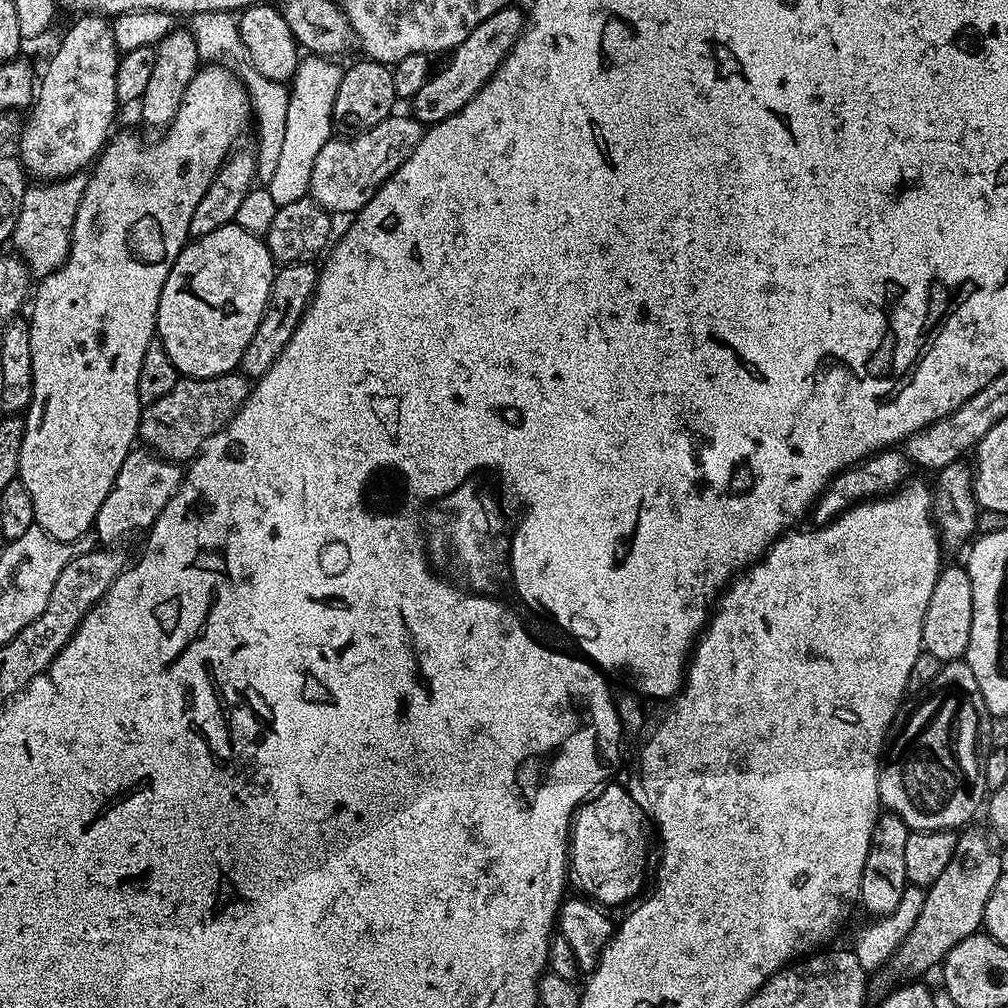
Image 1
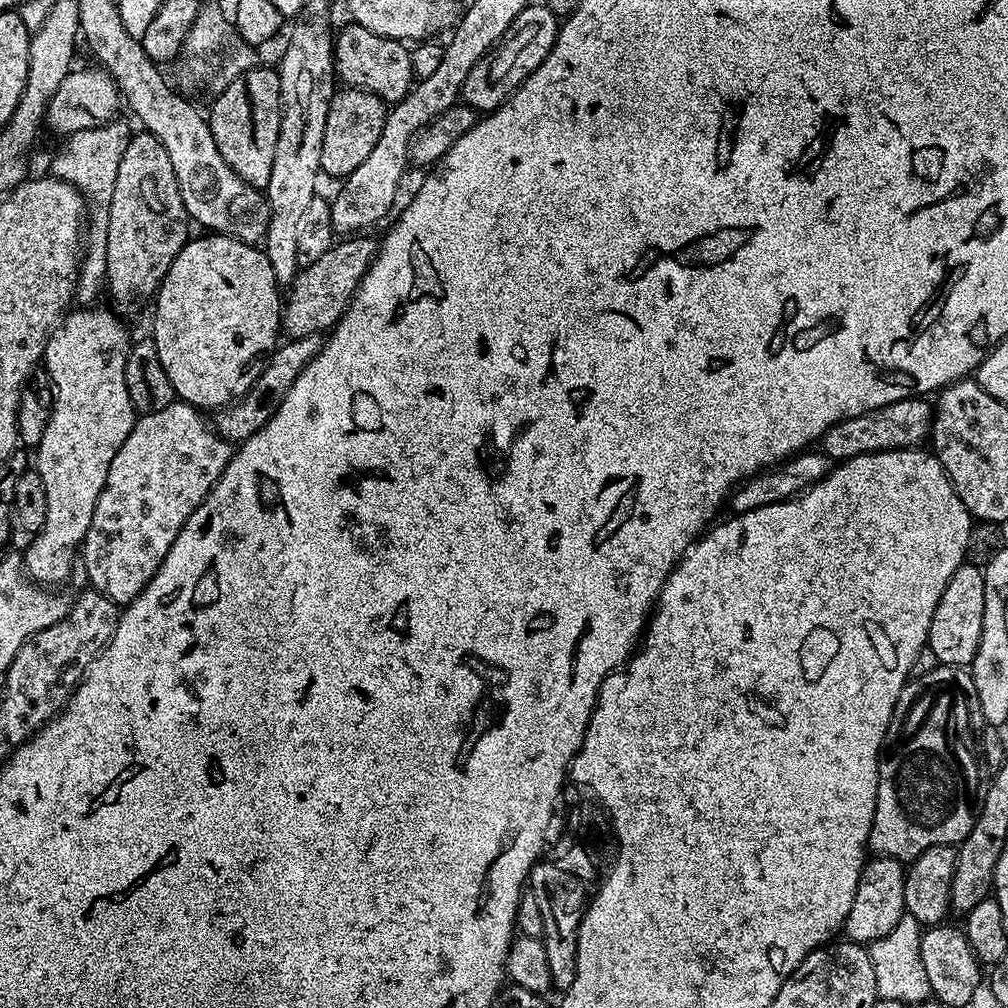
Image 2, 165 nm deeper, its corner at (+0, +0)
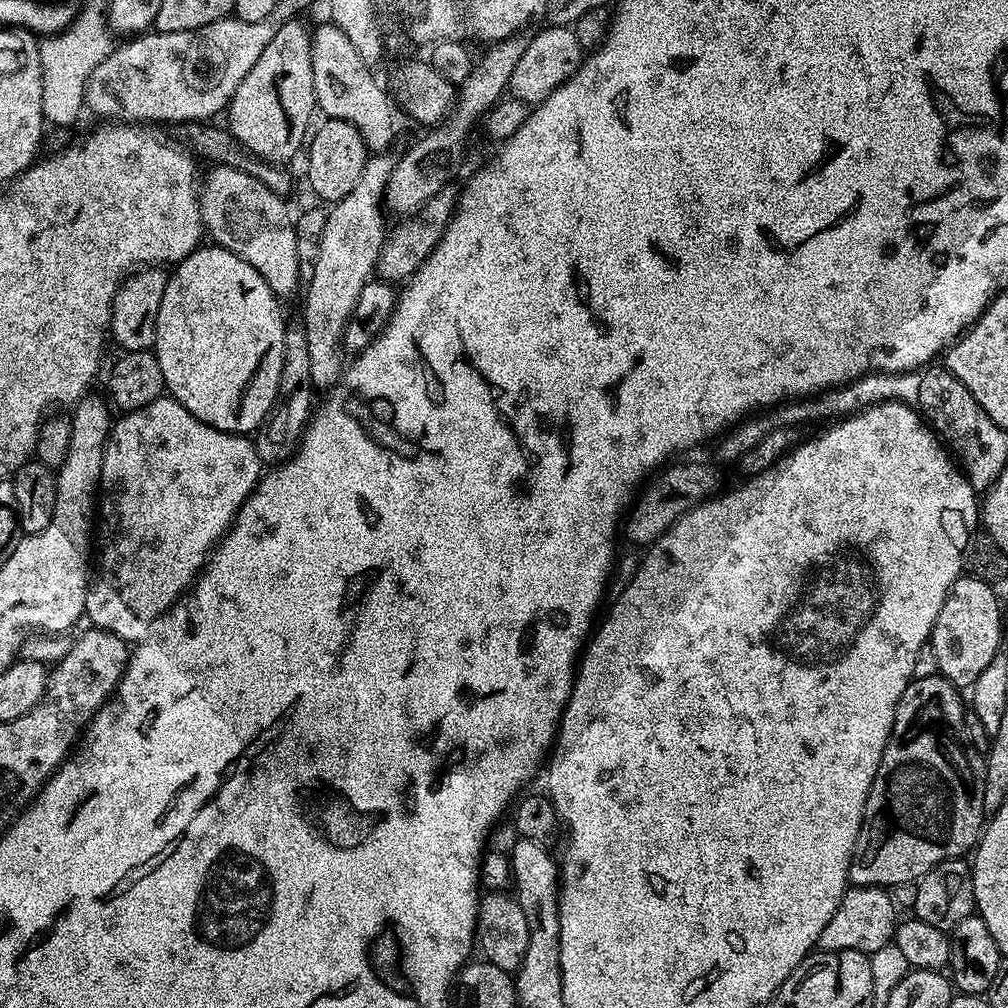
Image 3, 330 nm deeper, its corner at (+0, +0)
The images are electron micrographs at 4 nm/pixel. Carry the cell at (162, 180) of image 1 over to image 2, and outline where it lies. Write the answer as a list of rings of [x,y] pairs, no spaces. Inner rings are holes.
[[[80,308],[71,312],[63,317],[59,326],[53,327],[42,361],[53,391],[52,413],[46,434],[42,434],[42,442],[34,449],[34,470],[42,478],[42,486],[46,486],[46,522],[42,531],[35,533],[33,540],[36,541],[29,546],[28,553],[22,556],[28,575],[41,586],[56,586],[52,584],[62,583],[71,574],[72,559],[77,559],[77,549],[84,543],[86,530],[90,530],[90,518],[94,518],[98,494],[102,494],[102,486],[106,486],[110,462],[114,462],[114,454],[122,450],[122,442],[126,442],[138,419],[126,390],[126,358],[130,347],[127,326],[104,308]]]

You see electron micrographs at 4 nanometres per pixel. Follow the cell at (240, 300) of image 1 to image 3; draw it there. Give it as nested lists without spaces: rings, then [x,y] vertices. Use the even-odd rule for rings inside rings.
[[[211,247],[197,248],[171,269],[162,306],[158,306],[154,351],[158,366],[162,366],[167,395],[186,406],[194,418],[223,432],[252,434],[277,407],[286,321],[280,313],[281,301],[250,262],[225,248]]]

